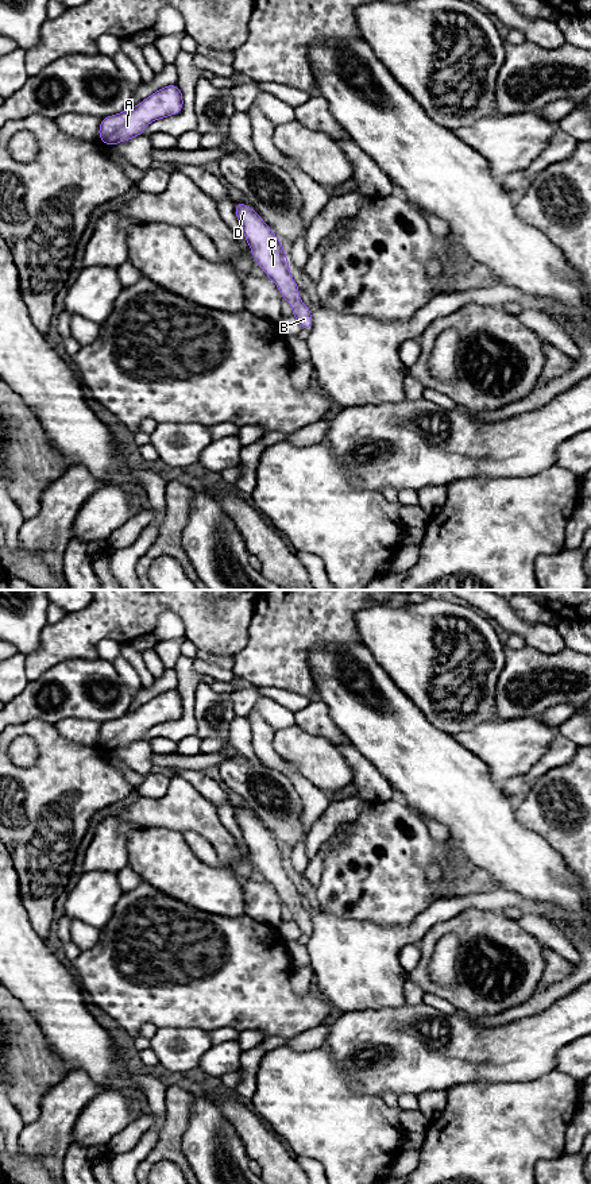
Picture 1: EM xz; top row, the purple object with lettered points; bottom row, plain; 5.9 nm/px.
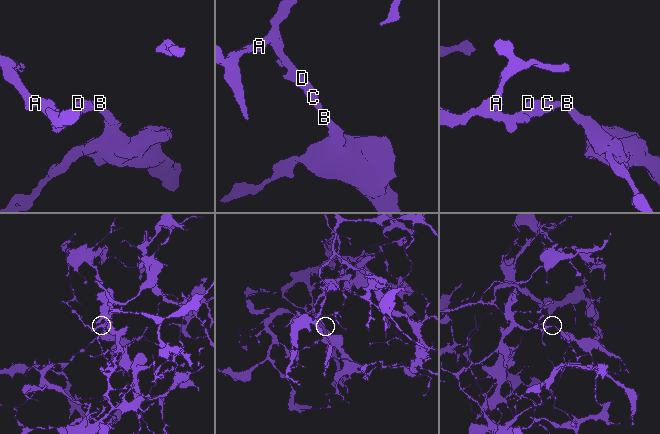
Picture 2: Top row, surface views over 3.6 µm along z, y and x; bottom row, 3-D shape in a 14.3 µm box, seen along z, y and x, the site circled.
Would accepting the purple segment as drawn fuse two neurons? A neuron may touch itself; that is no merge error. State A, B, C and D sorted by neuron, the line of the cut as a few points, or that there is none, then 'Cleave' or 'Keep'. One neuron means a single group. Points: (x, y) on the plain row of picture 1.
Groups: A B C D. No split. Keep

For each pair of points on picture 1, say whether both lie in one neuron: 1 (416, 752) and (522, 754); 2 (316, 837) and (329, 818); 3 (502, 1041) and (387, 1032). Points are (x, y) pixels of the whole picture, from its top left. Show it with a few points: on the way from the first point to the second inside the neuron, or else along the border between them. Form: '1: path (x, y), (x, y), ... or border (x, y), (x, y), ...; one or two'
1: border (451, 735), (487, 766), (493, 779); two
2: path (319, 833), (328, 822); one
3: path (474, 1053), (428, 1053), (424, 1049), (416, 1049); one

